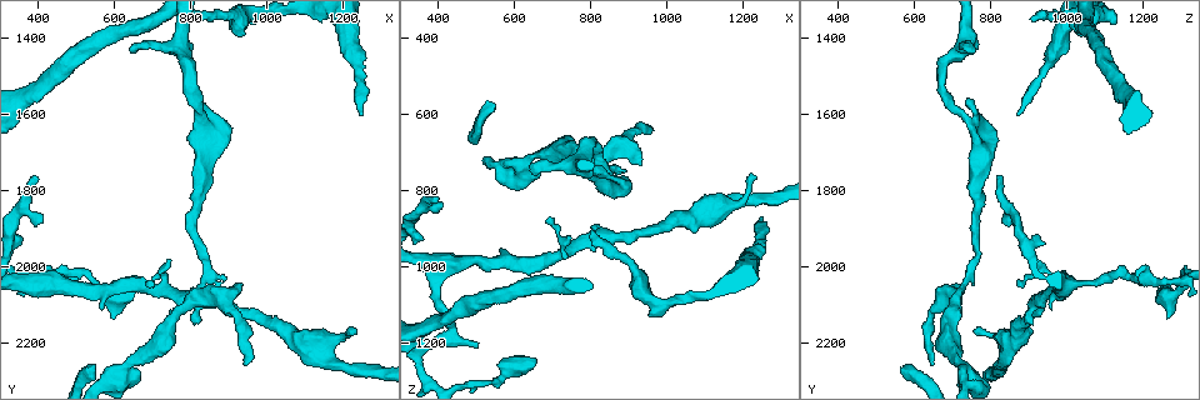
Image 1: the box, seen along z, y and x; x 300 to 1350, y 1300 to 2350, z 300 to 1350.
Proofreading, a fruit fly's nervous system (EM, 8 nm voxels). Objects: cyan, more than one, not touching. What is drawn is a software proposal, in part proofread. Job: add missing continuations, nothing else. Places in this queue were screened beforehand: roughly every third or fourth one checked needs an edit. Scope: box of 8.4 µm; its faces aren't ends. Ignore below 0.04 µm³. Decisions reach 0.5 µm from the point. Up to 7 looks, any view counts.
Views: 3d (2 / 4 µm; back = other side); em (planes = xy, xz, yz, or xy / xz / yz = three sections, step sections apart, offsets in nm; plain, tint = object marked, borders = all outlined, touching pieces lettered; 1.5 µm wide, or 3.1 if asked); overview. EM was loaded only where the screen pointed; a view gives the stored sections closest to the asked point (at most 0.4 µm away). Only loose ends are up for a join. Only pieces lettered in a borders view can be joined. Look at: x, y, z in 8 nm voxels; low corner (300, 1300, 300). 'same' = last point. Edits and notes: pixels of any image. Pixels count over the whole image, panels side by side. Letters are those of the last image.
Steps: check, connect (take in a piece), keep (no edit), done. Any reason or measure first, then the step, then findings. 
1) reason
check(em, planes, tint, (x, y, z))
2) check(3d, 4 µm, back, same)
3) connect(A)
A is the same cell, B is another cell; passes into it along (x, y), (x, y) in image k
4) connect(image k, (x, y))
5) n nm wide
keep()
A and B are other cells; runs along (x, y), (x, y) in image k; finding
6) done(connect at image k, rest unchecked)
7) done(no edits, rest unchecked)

free end
check(em, xy, step 8, tint, (945, 2250, 655))

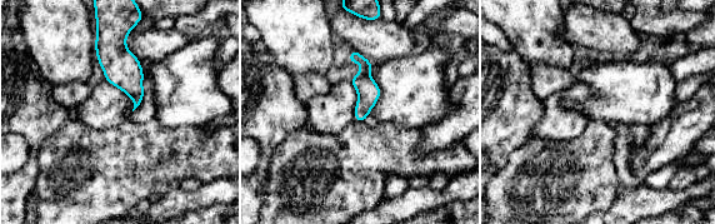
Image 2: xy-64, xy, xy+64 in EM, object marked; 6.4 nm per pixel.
cut it another way
check(em, yz, step 4, borders, same)

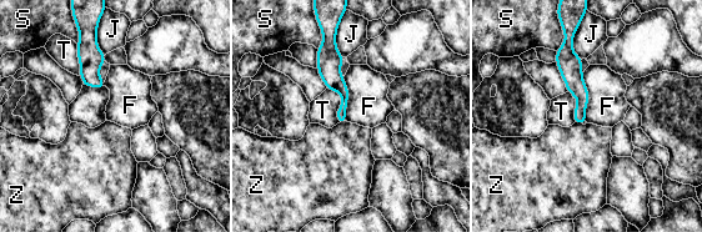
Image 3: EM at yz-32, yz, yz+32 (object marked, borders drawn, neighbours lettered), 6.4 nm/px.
keep()
F, J, S, T and Z are other cells; border along (582, 72), (587, 90), (587, 122) in image 3; no lettered piece goes on from it

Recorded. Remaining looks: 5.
an open end
check(3d, 4 µm, (400, 1760, 820))

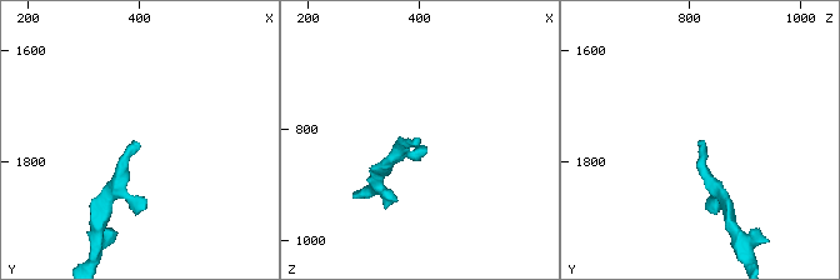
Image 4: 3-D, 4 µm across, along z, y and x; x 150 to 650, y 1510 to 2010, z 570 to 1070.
check(em, planes, plain, (400, 1770, 820))

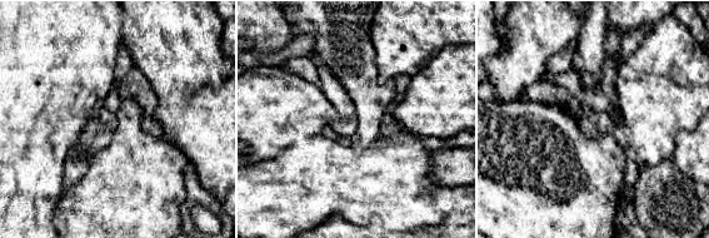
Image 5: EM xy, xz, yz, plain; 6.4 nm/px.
see the neighbours
check(em, planes, borders, same)

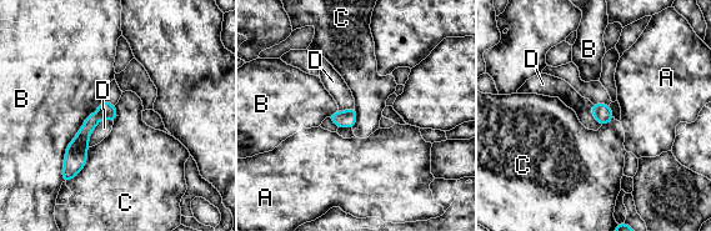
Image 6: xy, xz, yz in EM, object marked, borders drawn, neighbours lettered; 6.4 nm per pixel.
B touches over 600 nm
connect(D)
D is the same cell, A, B and C are other cells; passes into it along (76, 152), (93, 130), (104, 127) in image 6; it goes on there

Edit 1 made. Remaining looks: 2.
see it whole again
check(overview)

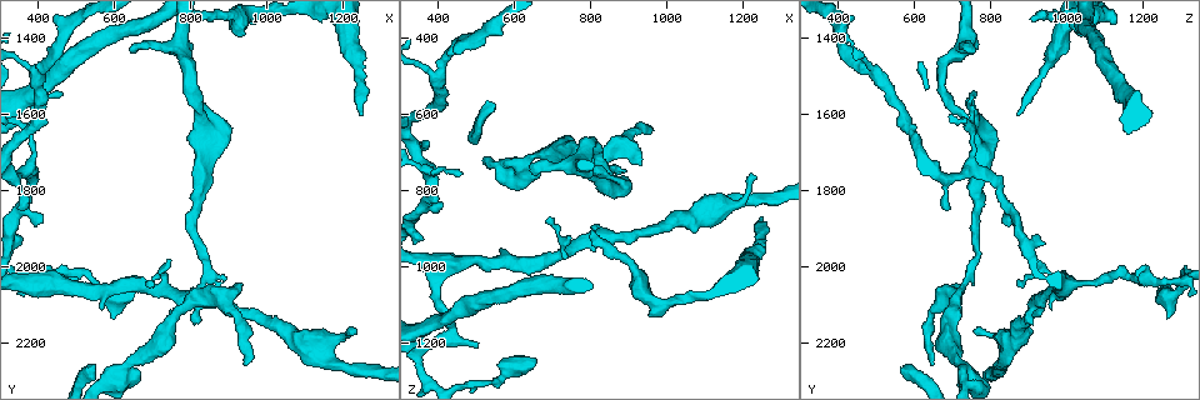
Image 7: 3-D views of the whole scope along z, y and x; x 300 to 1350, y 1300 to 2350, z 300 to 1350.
free end
check(em, planes, borders, (1245, 1600, 875))

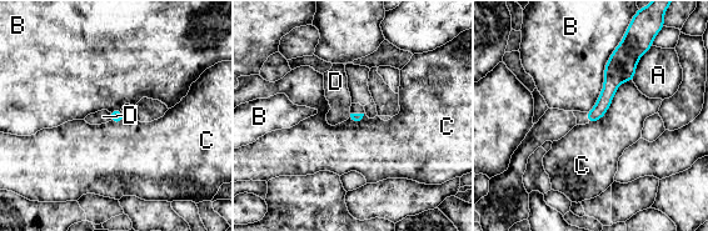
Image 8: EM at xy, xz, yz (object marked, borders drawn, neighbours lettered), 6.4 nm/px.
keep()
A, B, C and D are other cells; border along (632, 80), (588, 124) in image 8; none of them fits

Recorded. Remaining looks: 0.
done(connect at image 6, rest unchecked)

